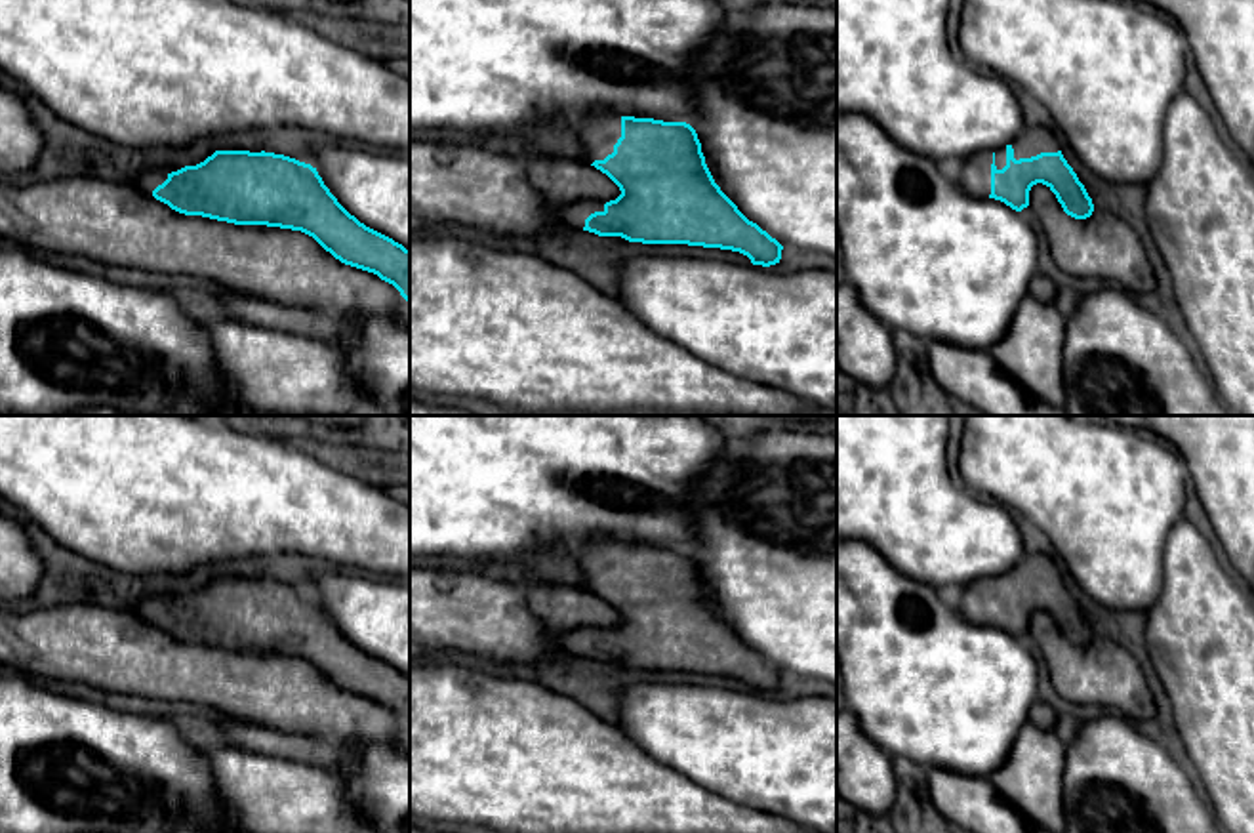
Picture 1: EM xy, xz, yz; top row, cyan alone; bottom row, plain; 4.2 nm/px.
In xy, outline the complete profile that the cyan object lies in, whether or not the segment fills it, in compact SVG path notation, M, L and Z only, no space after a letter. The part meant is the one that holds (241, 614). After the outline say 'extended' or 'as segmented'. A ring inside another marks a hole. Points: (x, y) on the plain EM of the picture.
M215 578L196 593L147 595L135 606L135 614L185 642L301 658L341 690L393 711L410 732L410 677L351 642L311 591L265 578Z | extended

